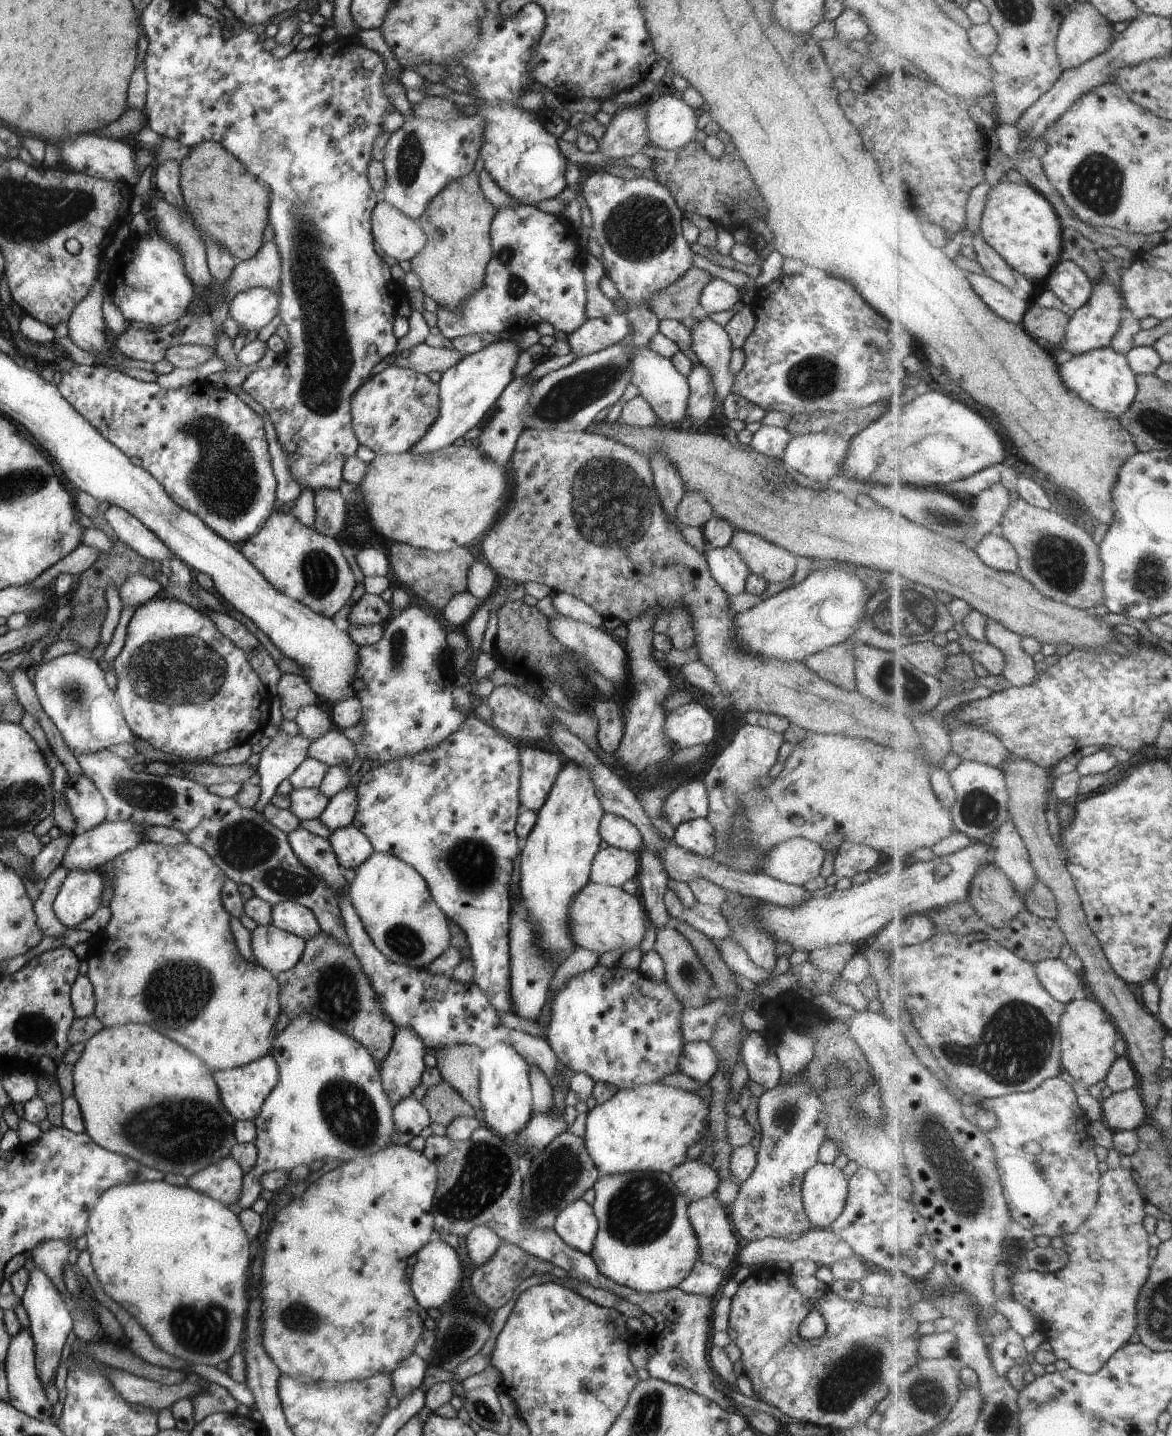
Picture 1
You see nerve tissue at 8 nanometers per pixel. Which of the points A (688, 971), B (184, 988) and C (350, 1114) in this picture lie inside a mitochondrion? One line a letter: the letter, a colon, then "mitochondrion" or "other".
A: mitochondrion
B: mitochondrion
C: mitochondrion

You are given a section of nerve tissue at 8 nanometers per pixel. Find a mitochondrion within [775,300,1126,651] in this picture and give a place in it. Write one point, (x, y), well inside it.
(1059, 562)

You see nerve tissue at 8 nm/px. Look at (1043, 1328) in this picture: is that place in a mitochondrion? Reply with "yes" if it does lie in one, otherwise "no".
no

